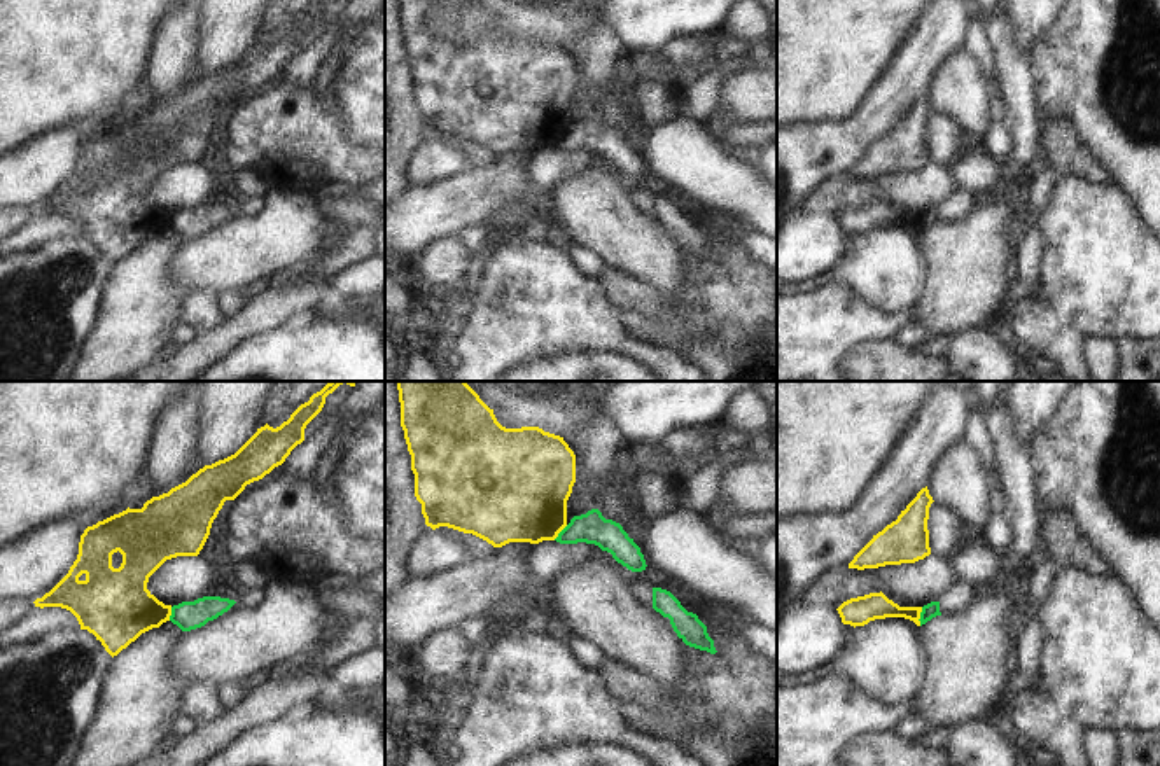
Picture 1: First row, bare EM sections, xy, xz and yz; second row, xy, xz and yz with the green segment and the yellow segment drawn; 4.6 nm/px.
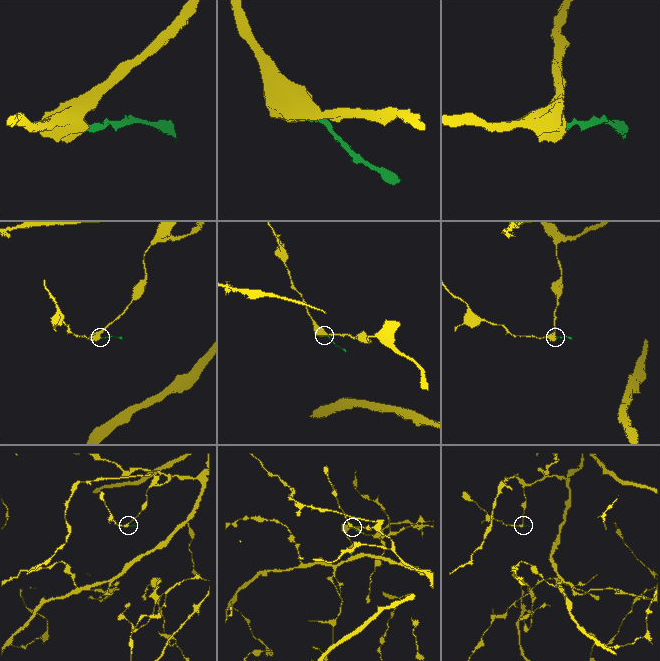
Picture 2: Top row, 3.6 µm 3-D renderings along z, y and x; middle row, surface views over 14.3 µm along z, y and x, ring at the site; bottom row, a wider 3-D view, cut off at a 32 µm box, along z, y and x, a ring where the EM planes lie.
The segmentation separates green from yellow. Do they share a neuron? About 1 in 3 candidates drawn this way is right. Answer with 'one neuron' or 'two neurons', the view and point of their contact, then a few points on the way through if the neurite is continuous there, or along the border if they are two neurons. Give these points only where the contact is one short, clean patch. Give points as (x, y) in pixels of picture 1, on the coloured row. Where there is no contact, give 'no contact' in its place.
two neurons | yz (921, 616) | along yz (922, 607), (919, 625)

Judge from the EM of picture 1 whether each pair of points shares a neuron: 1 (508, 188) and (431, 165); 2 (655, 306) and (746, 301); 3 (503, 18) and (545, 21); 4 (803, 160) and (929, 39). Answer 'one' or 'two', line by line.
1: two
2: one
3: one
4: one

